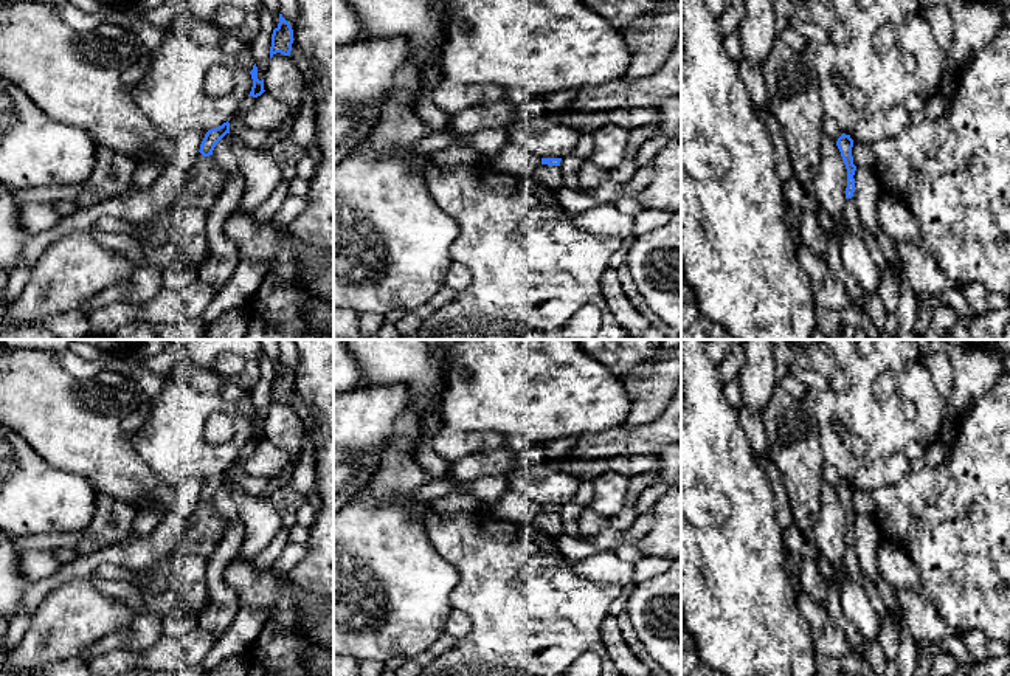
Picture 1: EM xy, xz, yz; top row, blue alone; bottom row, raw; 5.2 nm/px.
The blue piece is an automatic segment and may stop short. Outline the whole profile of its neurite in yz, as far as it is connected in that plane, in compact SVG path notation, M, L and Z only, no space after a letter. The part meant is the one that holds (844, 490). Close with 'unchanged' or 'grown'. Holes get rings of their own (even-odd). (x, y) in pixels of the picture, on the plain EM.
M842 481L838 488L836 493L841 499L841 504L844 507L846 516L847 516L847 535L846 535L846 546L852 546L853 540L855 540L855 518L856 513L853 512L853 504L852 504L852 495L853 495L853 487L850 485L850 482Z; unchanged

